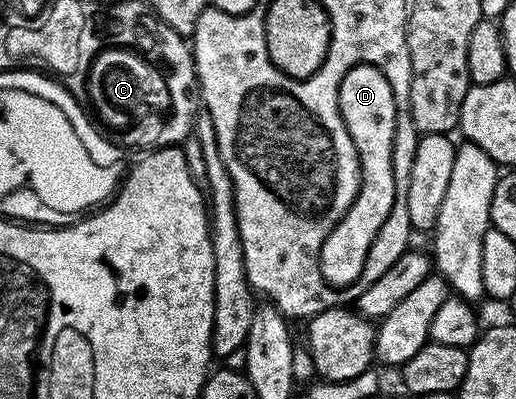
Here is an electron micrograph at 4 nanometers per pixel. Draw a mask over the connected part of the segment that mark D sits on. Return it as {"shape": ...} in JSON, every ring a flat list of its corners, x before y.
{"shape":[[356,65,339,86,339,110,355,150,359,152,360,192,320,249,320,271,324,281,333,289,344,289,361,275,372,242,393,207,397,184,393,170,397,104,388,77,374,65]]}

